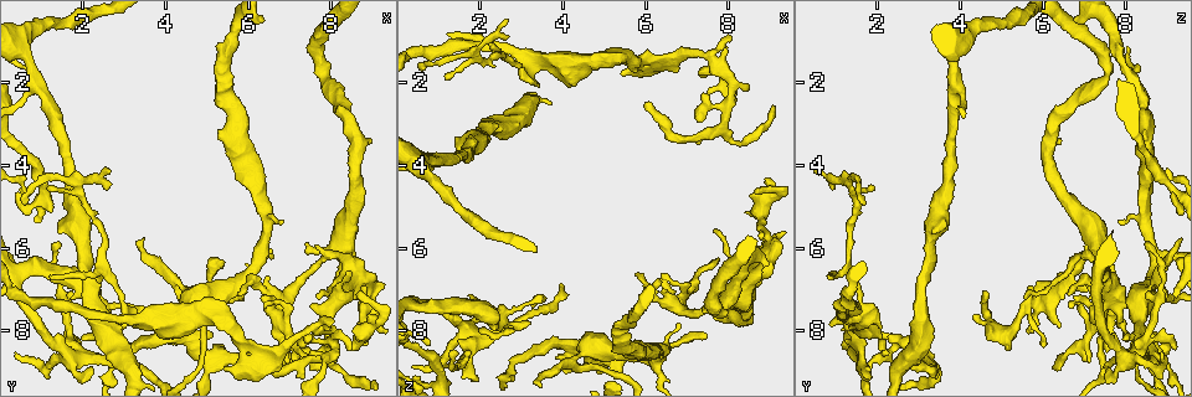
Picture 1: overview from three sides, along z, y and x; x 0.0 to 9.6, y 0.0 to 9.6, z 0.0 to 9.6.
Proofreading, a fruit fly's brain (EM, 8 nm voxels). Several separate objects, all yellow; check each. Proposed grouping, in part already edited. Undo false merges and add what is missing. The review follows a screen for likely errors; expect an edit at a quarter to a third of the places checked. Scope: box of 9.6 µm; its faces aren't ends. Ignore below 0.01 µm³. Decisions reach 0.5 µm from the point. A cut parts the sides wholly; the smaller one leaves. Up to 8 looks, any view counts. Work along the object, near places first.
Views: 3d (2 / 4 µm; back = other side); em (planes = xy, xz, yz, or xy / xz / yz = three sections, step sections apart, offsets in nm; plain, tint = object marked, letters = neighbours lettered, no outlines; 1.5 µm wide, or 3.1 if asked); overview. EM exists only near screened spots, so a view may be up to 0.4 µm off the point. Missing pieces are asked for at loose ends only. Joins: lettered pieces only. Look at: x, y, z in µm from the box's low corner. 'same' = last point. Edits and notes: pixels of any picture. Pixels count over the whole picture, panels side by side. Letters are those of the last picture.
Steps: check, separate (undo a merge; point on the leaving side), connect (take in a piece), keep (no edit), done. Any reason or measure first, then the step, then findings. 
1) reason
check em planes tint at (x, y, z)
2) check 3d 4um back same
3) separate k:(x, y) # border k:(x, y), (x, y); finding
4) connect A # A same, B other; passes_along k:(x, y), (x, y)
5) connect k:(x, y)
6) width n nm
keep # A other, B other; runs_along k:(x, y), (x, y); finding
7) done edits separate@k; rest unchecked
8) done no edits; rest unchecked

sudden change in width
check em xy step 8 letters at (4.30, 8.15, 8.40)

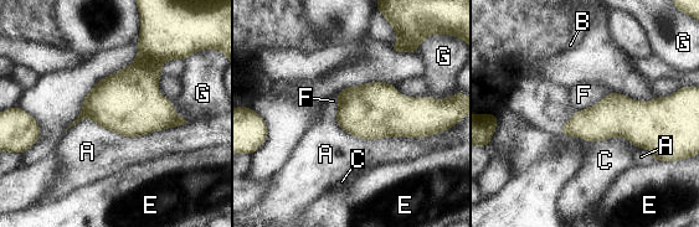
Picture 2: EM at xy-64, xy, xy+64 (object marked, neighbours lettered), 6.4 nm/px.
keep # A other, B other, C other, E other, F other, G other; continuous, no second cell

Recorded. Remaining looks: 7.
sudden change in width
check 3d 2um at (6.90, 7.30, 7.50)

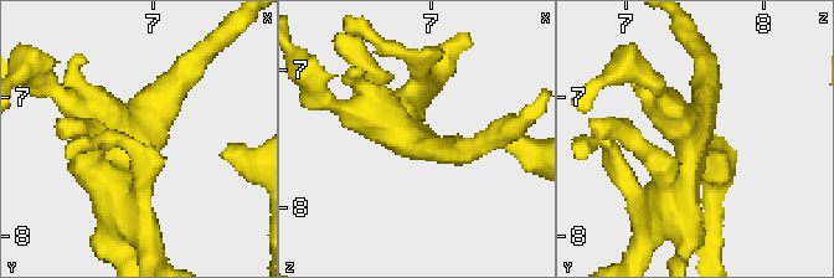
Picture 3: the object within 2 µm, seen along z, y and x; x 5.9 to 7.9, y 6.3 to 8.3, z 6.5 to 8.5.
check em planes letters at (6.84, 7.32, 7.46)

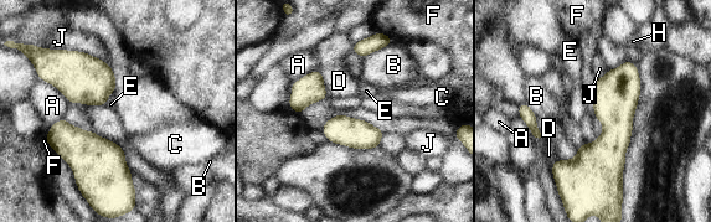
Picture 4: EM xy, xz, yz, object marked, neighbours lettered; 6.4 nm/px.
keep # A other, B other, C other, D other, E other, F other, H other, J other; continuous, no second cell

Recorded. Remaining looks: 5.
branch stops here
check em xy step 4 tint at (8.40, 8.40, 5.15)

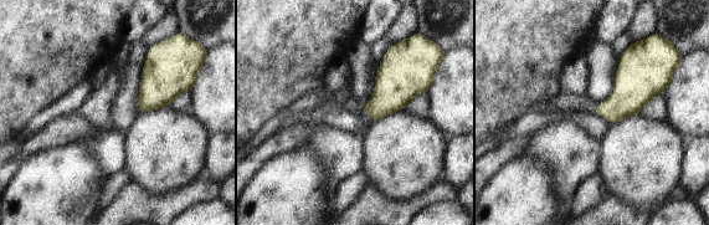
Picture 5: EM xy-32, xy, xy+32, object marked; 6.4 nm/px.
check em planes letters same

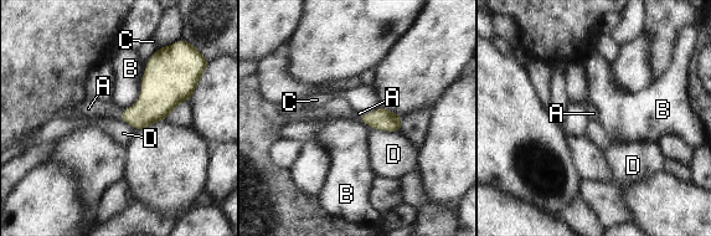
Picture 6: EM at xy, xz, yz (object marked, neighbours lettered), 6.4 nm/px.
longest_contact B 320 nm
connect A # A same, B other, C other, D other; passes_along 6:(155, 103), (119, 116), (88, 108); it goes on there

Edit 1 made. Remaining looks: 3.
done edits connect@6; rest unchecked

